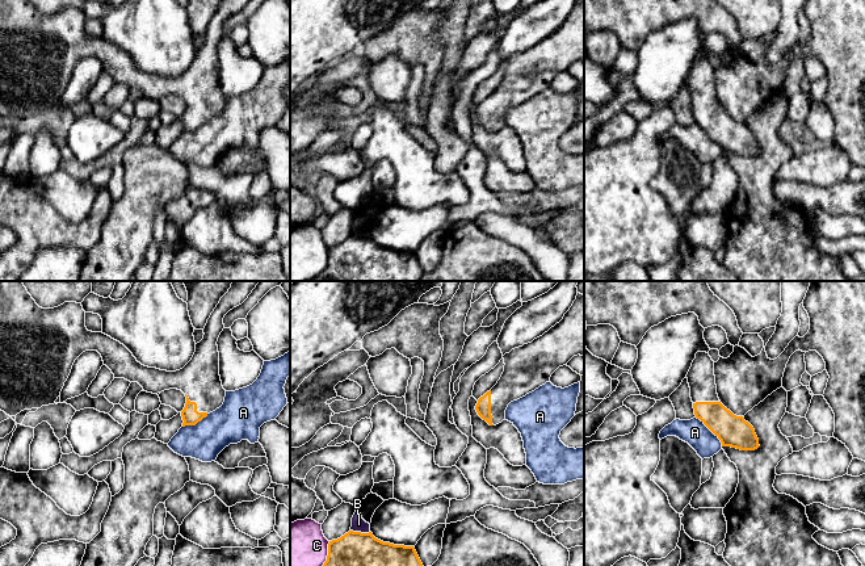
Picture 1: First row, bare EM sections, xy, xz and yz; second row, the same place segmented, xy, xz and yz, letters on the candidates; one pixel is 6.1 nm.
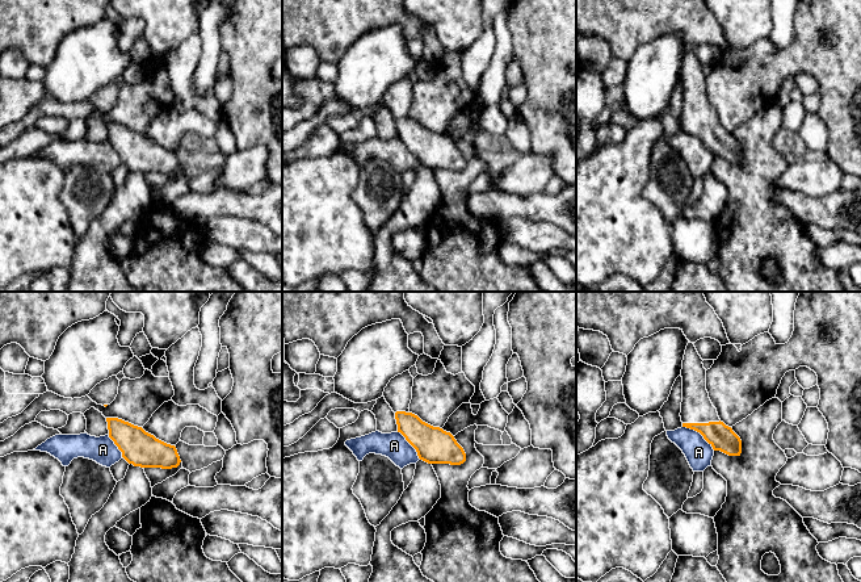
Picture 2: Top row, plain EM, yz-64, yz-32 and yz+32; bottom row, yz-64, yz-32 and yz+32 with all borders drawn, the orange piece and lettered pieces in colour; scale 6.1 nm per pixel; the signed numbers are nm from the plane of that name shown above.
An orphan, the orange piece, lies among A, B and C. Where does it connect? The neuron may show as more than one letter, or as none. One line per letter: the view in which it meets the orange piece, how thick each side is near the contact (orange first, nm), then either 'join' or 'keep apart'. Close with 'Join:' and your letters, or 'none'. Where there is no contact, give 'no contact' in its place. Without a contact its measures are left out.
A: meets orange in yz; 190 nm thick on the orange side, 160 nm on the other; keep apart
B: meets orange in xz; 460 nm thick on the orange side, 90 nm on the other; keep apart
C: meets orange in xz; 480 nm thick on the orange side, 360 nm on the other; keep apart
Join: none

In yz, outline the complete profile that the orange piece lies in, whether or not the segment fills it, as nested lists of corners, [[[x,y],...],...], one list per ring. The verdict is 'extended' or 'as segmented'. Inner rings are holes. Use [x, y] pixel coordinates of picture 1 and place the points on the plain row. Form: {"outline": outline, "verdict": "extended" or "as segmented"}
{"outline": [[[696,59],[686,84],[696,123],[721,146],[722,152],[740,156],[755,156],[760,152],[753,133],[721,109],[717,100],[714,67],[709,59]]], "verdict": "extended"}

